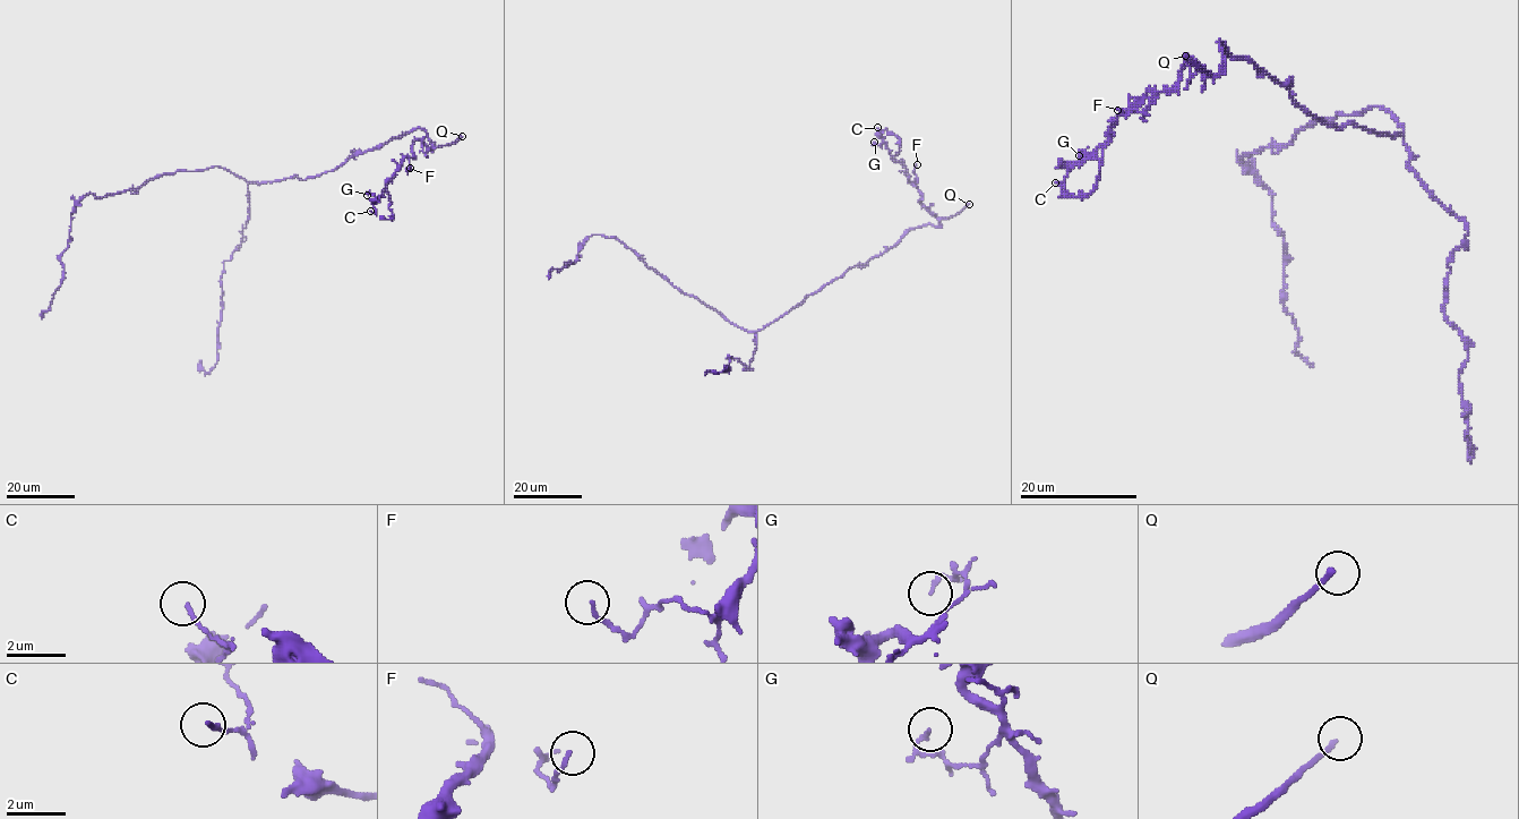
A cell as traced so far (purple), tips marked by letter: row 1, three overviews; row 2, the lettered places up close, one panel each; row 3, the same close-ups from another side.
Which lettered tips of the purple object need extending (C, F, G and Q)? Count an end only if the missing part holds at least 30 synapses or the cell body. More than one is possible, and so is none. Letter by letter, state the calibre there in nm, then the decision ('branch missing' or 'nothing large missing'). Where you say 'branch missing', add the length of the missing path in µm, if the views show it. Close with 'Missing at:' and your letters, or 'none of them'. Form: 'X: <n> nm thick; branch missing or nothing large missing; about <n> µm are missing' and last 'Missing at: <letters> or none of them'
C: 140 nm thick; nothing large missing
F: 110 nm thick; nothing large missing
G: 130 nm thick; nothing large missing
Q: 170 nm thick; branch missing; about 35 µm are missing
Missing at: Q

